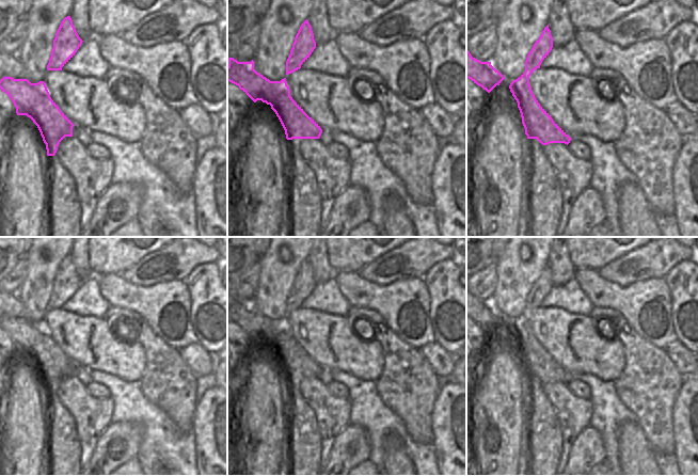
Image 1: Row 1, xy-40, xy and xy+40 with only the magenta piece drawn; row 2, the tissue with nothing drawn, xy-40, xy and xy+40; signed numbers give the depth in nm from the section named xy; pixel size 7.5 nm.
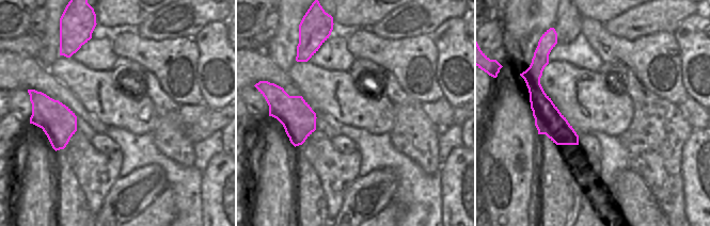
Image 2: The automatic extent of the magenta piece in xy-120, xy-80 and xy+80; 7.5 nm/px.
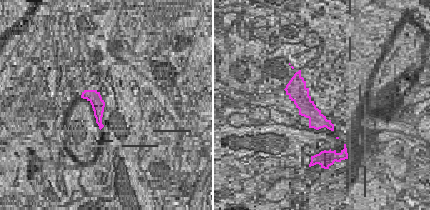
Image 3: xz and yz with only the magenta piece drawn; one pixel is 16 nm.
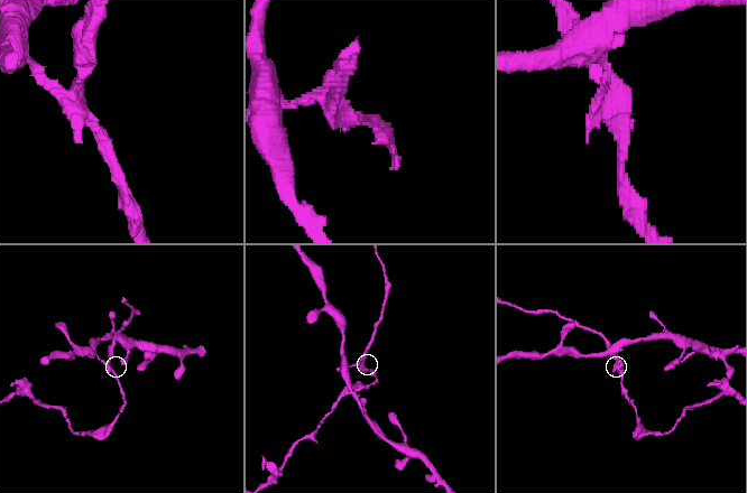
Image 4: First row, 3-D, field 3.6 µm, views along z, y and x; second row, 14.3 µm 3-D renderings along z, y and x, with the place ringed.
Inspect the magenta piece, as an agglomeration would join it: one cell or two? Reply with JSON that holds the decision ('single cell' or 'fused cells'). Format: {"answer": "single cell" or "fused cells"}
{"answer": "fused cells"}

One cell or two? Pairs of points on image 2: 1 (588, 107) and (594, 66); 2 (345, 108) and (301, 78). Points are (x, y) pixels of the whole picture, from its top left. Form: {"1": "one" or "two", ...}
{"1": "two", "2": "one"}

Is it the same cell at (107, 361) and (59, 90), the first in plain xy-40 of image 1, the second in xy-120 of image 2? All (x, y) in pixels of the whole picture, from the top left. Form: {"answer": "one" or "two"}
{"answer": "two"}

